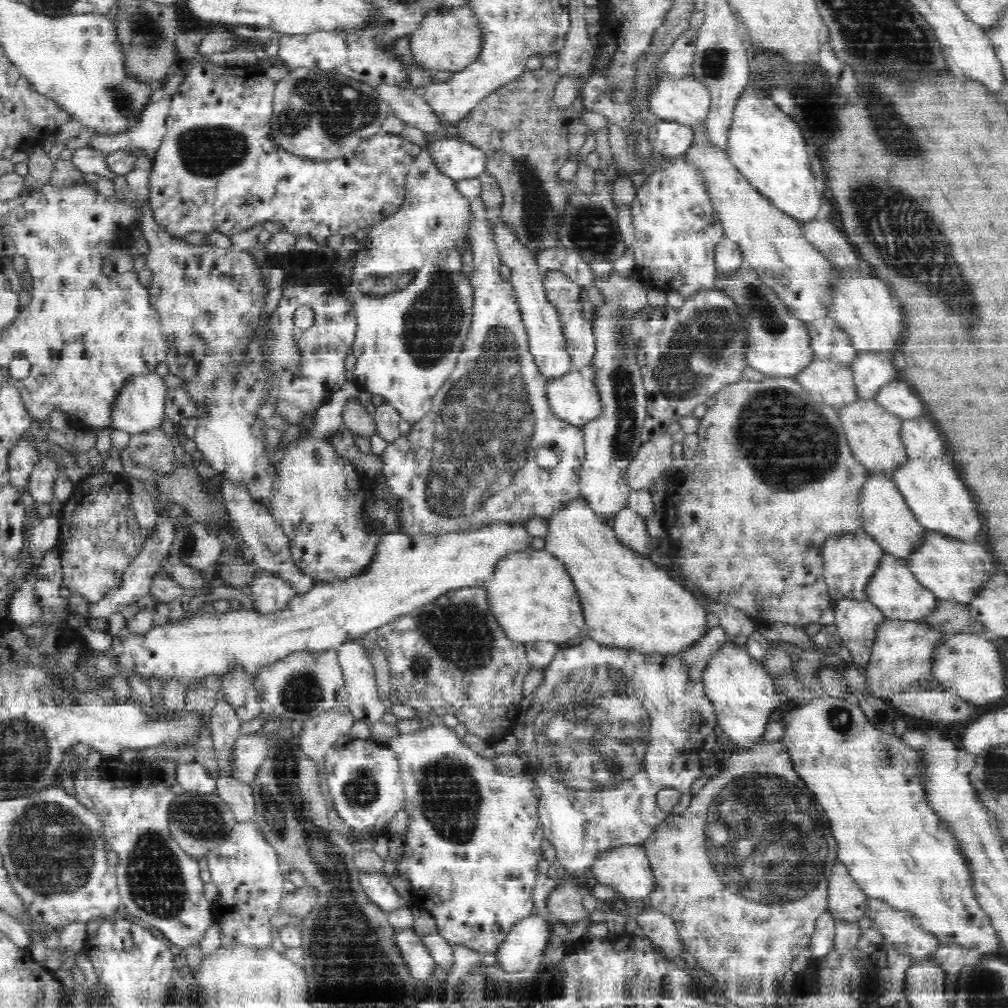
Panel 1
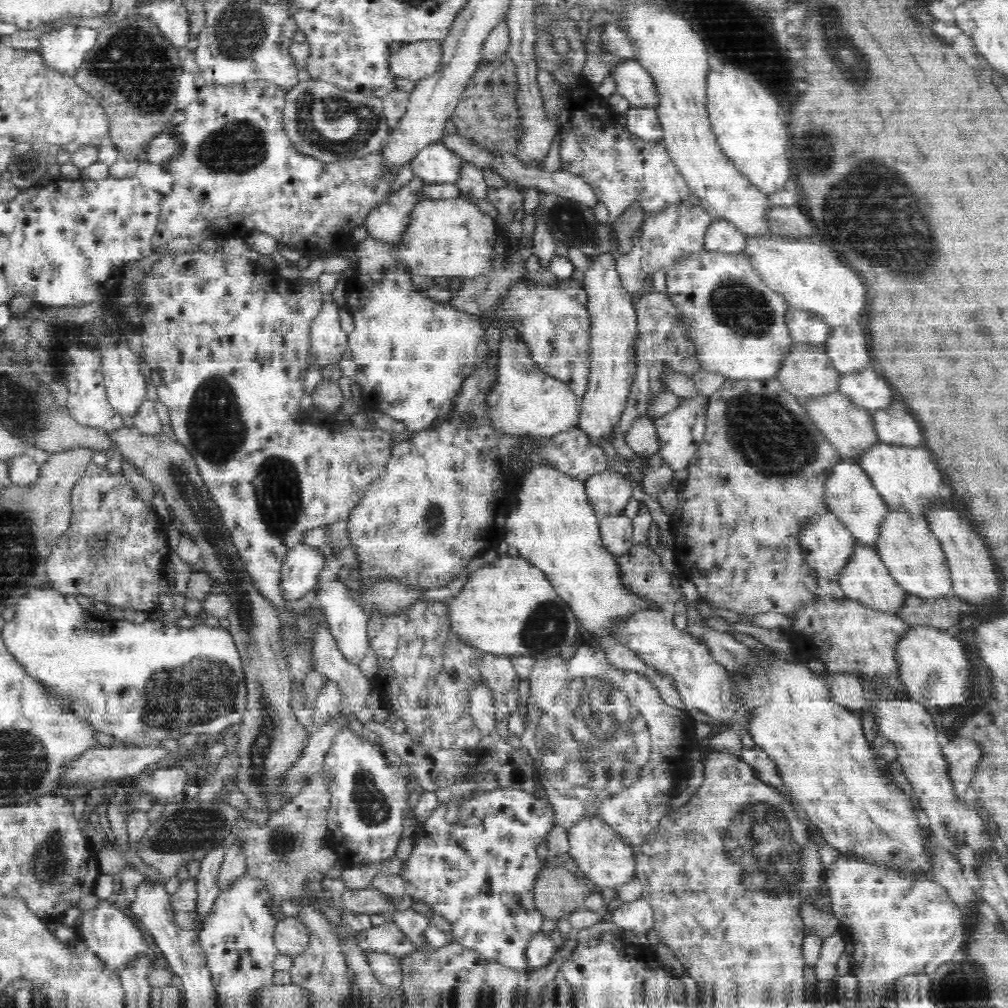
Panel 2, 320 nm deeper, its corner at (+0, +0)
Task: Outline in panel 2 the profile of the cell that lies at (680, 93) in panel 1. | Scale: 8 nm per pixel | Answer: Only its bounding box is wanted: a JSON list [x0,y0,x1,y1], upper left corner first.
[615,58,661,110]

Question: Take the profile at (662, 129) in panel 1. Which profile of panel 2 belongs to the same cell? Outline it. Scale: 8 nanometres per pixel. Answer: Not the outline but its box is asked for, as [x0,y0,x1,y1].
[625,108,664,143]

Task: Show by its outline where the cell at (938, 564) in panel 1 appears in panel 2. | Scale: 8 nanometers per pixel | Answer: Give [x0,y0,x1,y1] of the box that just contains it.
[875,511,953,599]

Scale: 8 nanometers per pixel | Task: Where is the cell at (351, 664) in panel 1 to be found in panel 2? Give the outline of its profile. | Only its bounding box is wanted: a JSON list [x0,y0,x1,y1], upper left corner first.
[315,559,371,664]

